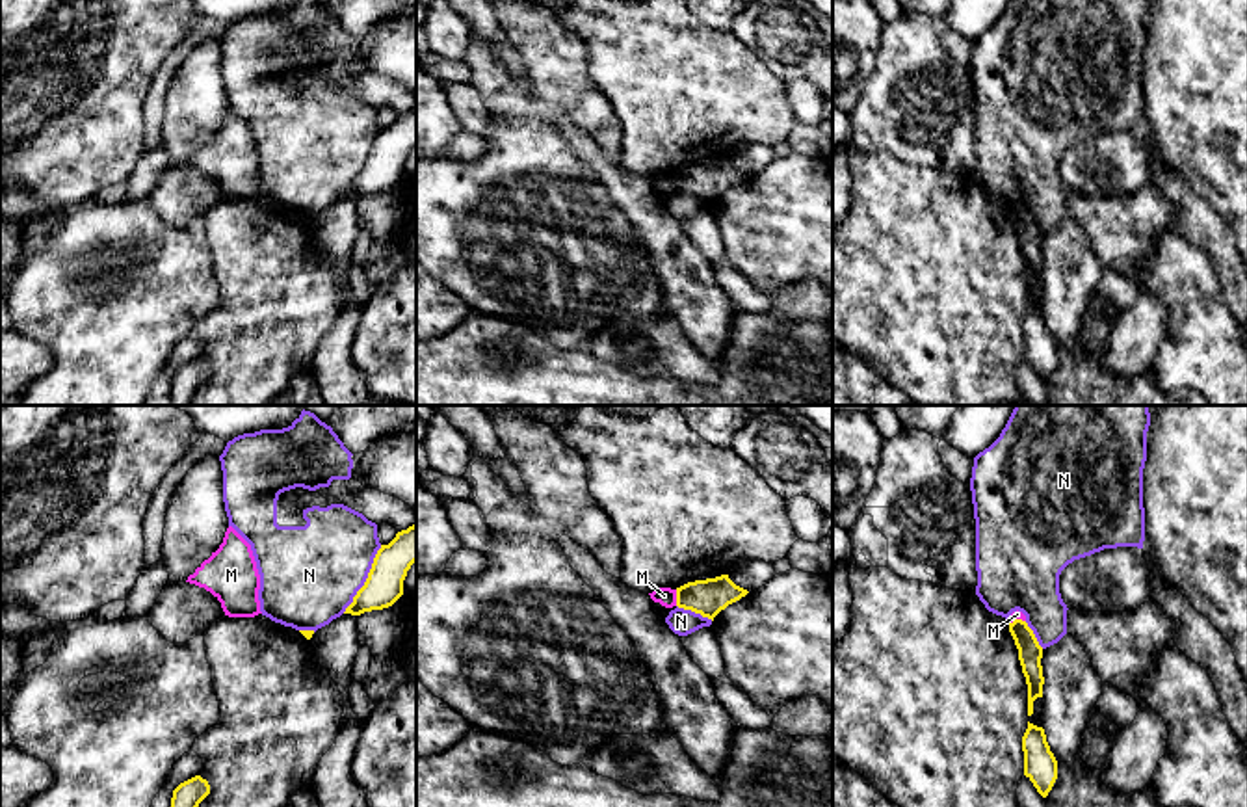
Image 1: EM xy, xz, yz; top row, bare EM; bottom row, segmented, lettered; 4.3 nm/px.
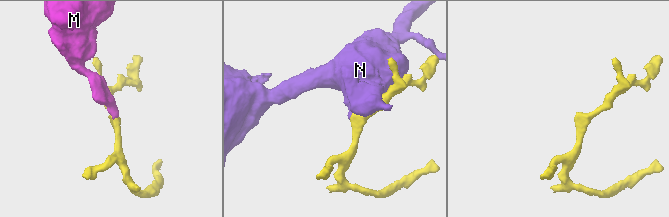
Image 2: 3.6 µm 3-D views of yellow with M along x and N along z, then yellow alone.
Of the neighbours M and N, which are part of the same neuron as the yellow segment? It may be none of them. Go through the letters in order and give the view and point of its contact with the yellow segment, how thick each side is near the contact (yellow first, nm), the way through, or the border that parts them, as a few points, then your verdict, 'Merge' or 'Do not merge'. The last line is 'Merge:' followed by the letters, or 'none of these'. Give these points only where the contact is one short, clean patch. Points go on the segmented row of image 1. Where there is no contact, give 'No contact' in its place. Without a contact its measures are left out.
M: Touches yellow at xz (677, 597). Thickness 160 nm (yellow) against 80 nm. Boundary: xz (675, 590), (677, 605). Do not merge
N: Touches yellow at xy (367, 579). Thickness 160 nm (yellow) against 420 nm. Do not merge
Merge: none of these

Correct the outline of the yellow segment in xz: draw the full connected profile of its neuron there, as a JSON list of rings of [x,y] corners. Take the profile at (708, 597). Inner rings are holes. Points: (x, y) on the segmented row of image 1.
[[[729,575],[695,580],[676,588],[676,606],[691,610],[714,621],[729,604],[740,601],[749,591],[736,586]]]

